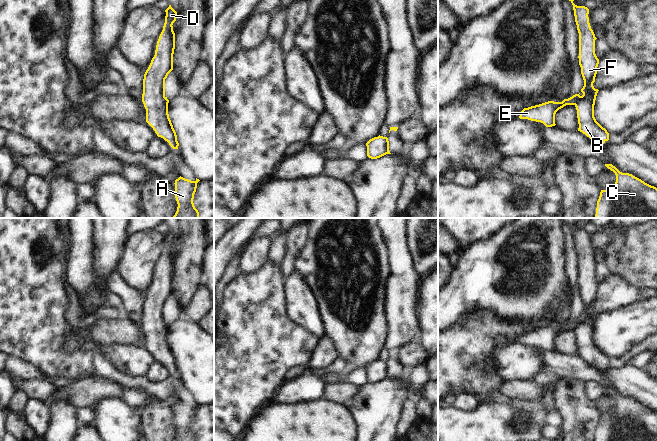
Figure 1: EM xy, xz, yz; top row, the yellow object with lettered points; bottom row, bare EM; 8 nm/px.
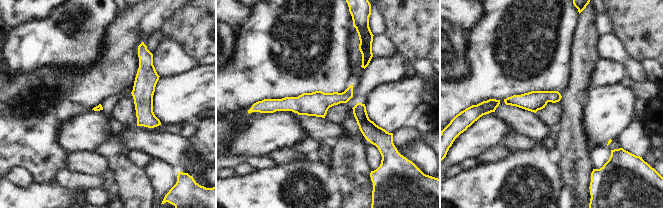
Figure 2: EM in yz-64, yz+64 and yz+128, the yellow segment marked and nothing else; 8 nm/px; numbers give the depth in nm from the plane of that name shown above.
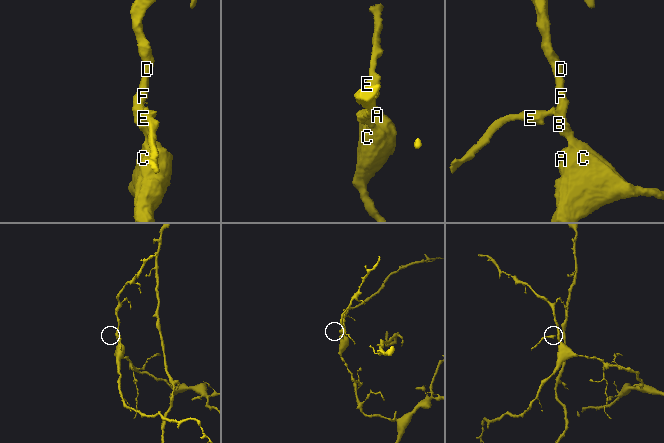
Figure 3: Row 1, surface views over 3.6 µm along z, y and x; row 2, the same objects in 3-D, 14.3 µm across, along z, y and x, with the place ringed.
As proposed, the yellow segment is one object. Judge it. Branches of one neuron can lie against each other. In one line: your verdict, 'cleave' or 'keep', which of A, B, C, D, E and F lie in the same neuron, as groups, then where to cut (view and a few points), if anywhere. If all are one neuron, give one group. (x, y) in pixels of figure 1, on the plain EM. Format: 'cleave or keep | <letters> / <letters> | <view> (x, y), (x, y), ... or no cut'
cleave | A B C D F / E | yz (584, 308), (590, 307), (594, 313)

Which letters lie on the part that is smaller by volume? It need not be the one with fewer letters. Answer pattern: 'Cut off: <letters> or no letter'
Cut off: E

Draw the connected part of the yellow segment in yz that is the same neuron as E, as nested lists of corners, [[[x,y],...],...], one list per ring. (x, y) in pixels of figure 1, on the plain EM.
[[[575,318],[568,323],[564,323],[562,326],[548,325],[539,329],[524,332],[521,335],[519,342],[541,346],[546,351],[555,350],[556,336],[566,329],[575,329],[580,321],[579,318]]]

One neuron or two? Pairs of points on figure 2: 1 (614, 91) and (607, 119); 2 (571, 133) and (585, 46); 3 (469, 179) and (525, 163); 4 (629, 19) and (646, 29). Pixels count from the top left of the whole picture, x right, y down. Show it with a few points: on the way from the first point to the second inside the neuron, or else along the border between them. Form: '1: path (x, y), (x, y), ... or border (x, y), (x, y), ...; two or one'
1: path (614, 98), (614, 104), (608, 112); one
2: path (572, 111), (572, 94), (578, 86), (581, 68); one
3: path (483, 179), (509, 179), (511, 177); one
4: path (633, 19), (636, 19), (642, 25); one

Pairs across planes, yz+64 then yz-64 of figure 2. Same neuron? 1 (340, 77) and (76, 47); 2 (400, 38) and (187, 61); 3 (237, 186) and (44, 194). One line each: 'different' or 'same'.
1: same
2: different
3: same

